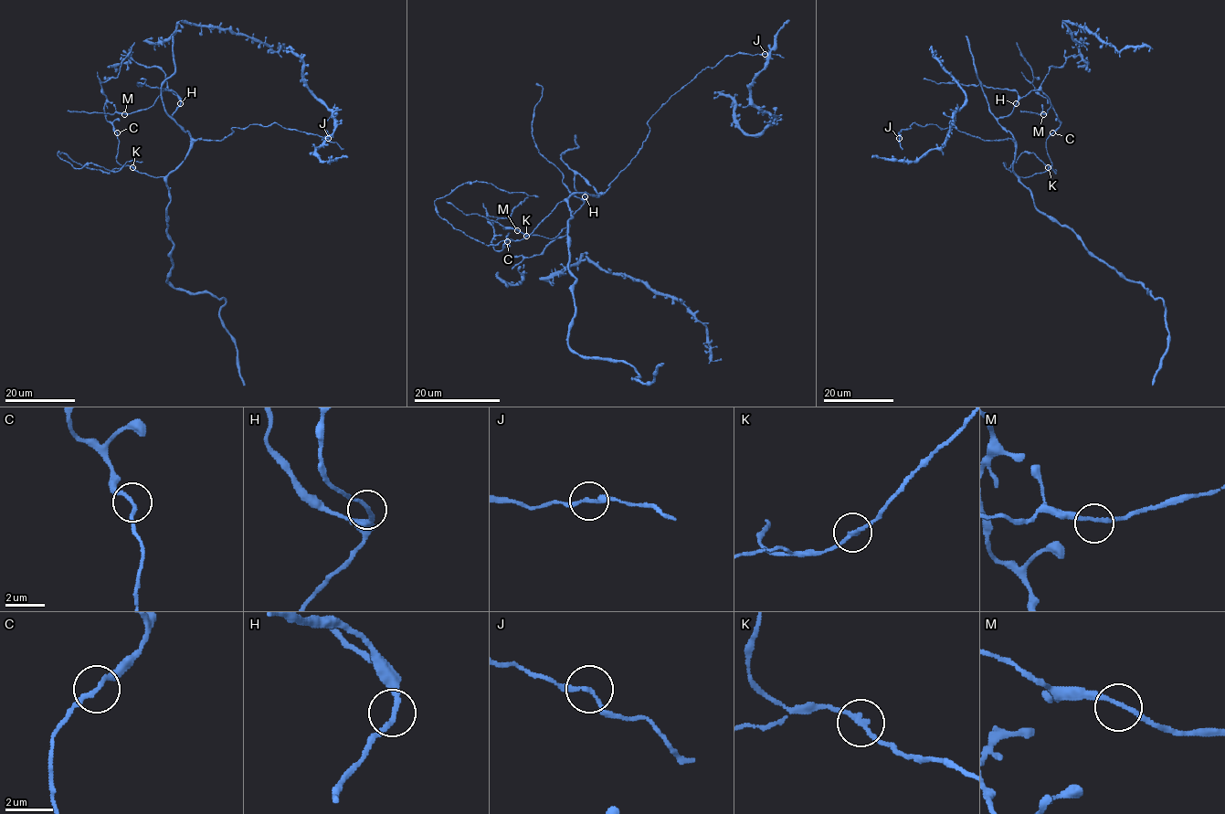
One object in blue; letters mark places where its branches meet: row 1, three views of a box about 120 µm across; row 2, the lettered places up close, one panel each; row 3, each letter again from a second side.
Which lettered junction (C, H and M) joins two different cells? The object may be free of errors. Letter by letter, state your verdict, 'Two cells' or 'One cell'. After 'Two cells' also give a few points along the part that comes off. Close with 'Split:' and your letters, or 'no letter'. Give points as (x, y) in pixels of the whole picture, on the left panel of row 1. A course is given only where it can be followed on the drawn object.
C: One cell
H: One cell
M: One cell
Split: no letter

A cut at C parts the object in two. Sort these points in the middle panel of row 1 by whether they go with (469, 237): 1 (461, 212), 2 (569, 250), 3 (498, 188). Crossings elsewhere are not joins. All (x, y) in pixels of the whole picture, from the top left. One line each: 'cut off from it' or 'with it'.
1: cut off from it
2: with it
3: with it

